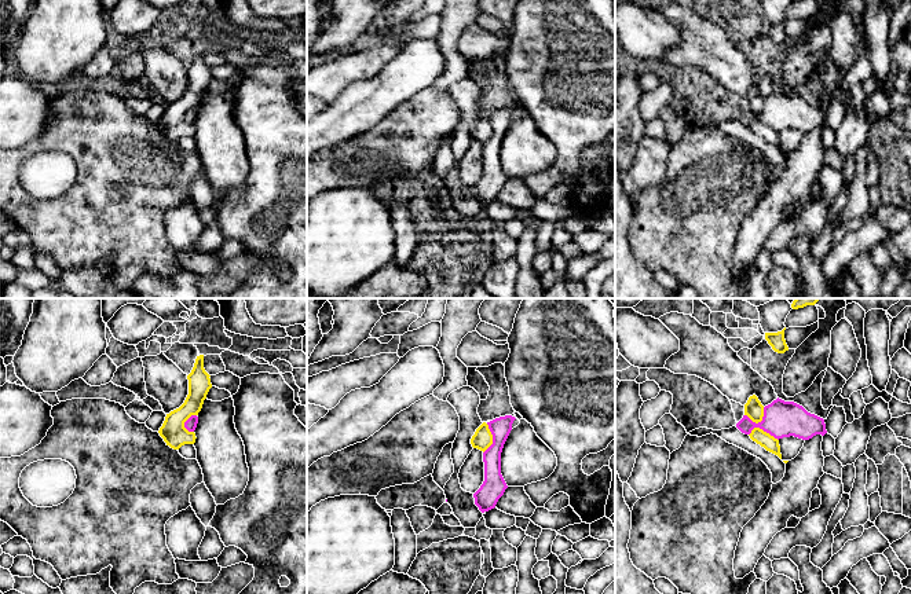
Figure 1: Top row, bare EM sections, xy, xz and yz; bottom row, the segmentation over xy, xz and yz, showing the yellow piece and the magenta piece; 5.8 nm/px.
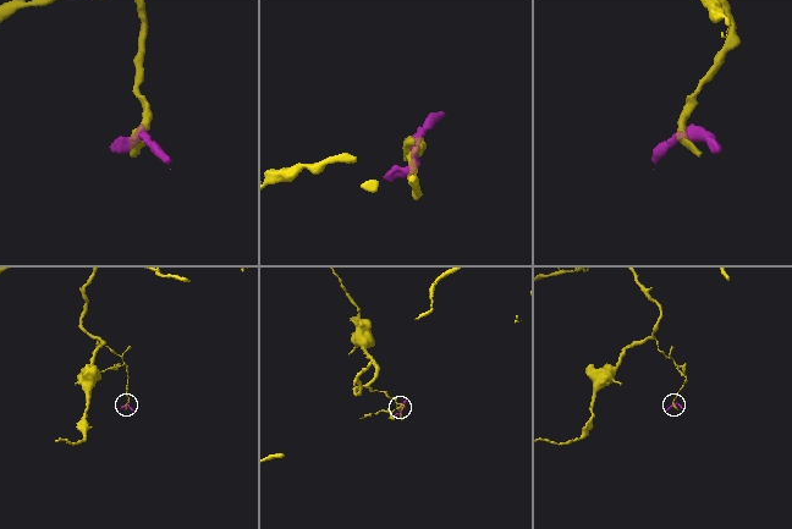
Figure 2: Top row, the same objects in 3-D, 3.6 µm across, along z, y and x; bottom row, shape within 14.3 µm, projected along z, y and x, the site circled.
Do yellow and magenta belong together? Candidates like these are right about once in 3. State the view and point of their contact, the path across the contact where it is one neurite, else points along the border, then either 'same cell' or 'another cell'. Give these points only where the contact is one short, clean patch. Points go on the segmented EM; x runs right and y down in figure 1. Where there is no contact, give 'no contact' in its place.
meets yellow in yz at (763, 431); border along yz (749, 433), (754, 428), (761, 428), (778, 440); another cell

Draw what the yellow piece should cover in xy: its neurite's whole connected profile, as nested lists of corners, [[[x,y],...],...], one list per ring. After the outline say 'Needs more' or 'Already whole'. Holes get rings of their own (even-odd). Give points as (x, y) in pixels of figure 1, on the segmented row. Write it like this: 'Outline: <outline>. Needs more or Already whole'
Outline: [[[204,355],[197,356],[191,373],[187,375],[189,380],[189,395],[184,403],[167,414],[162,426],[158,433],[173,450],[179,450],[184,444],[195,443],[195,433],[189,432],[184,428],[184,422],[191,415],[198,415],[202,408],[204,400],[209,389],[212,388],[211,375],[204,368]]]. Already whole

